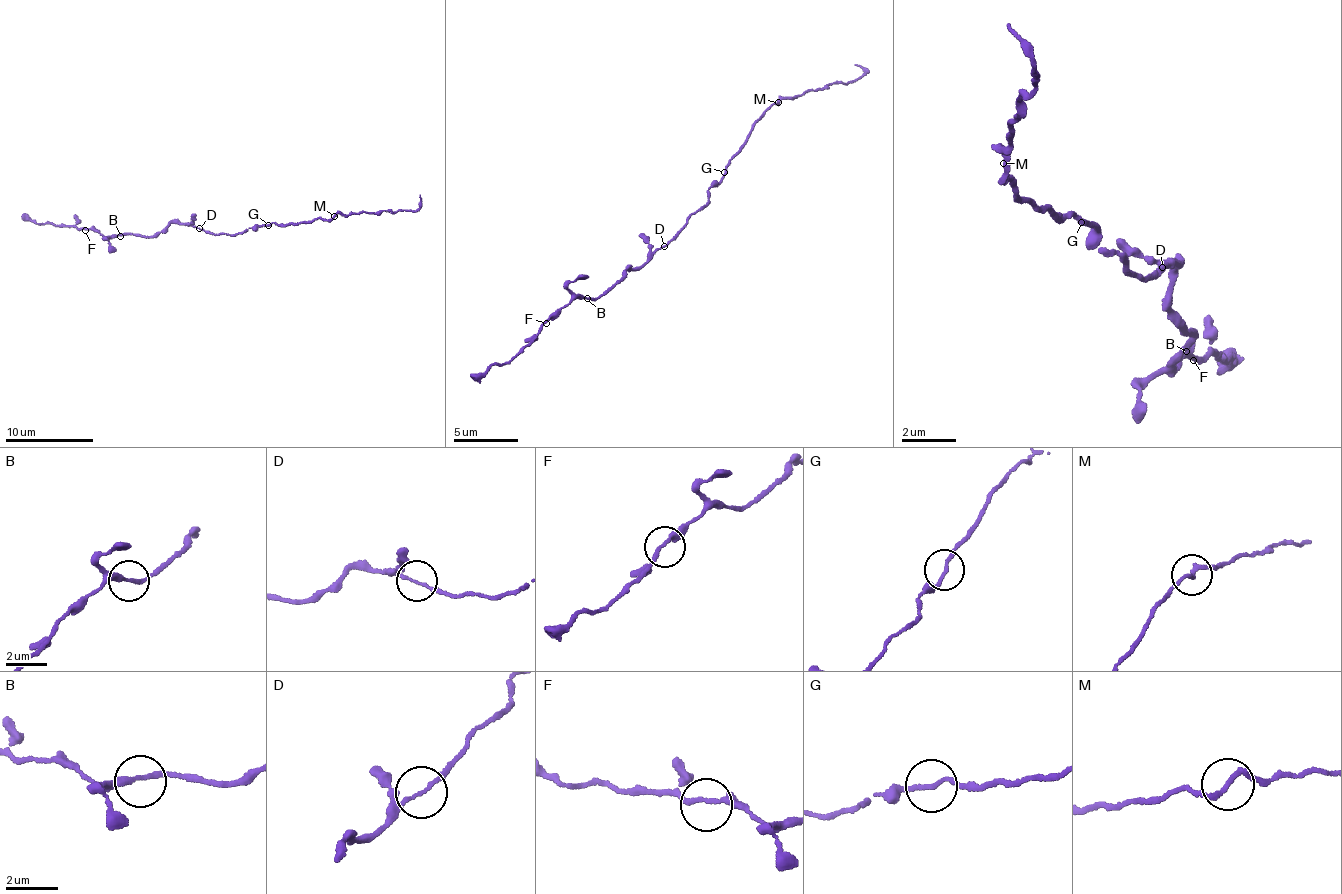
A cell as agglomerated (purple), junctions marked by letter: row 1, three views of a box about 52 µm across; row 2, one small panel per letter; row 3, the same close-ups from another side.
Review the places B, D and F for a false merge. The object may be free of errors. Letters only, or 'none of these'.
none of these

